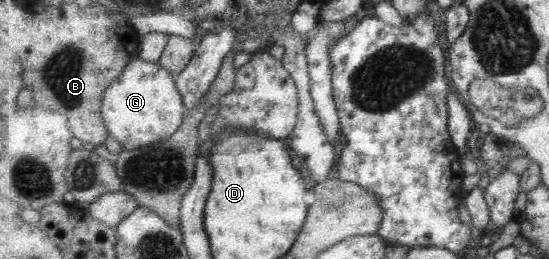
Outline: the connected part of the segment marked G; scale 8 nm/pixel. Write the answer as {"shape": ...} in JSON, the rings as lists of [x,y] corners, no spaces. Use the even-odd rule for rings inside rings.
{"shape":[[[137,57],[124,73],[105,91],[103,117],[110,138],[117,140],[123,150],[135,151],[174,135],[184,123],[188,112],[178,91],[173,73],[163,66]]]}

